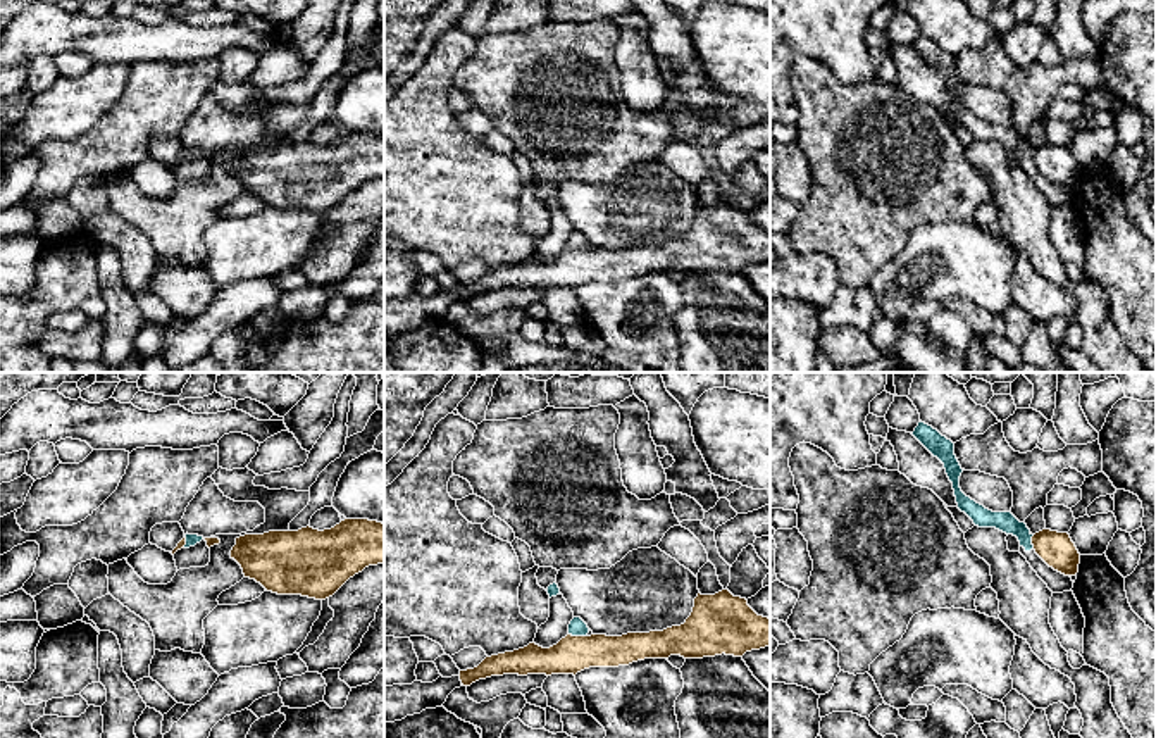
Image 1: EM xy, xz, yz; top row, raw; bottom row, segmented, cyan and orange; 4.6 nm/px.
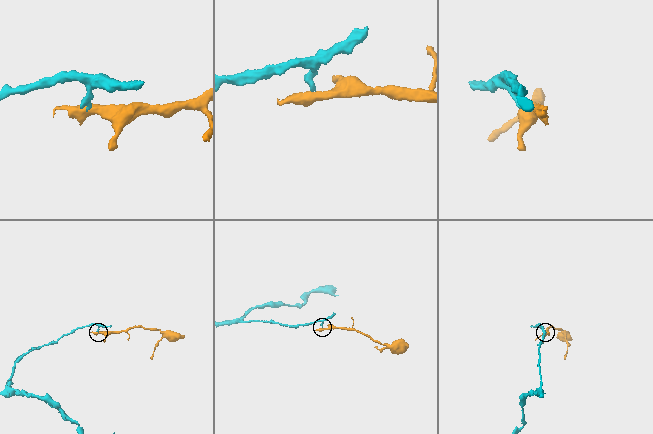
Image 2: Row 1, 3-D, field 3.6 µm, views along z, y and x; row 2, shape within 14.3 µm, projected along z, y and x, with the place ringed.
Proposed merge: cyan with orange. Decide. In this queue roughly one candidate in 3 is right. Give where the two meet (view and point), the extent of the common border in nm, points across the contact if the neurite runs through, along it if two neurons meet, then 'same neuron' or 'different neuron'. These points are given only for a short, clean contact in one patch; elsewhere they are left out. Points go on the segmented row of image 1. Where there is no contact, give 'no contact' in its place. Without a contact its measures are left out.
xz (578, 635) | 90 nm | along xz (569, 633), (586, 637) | different neuron

